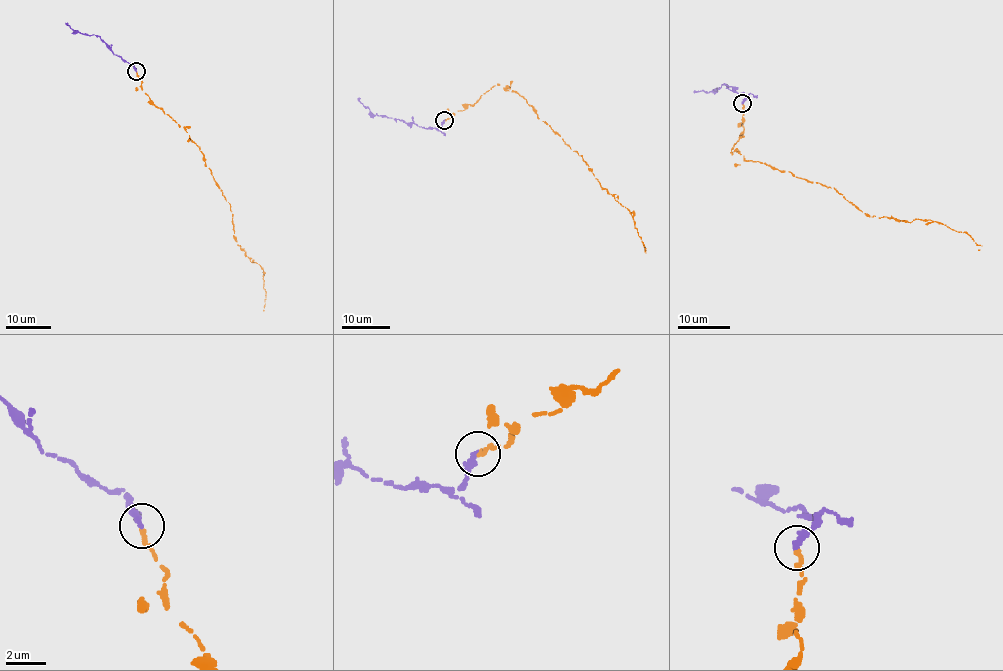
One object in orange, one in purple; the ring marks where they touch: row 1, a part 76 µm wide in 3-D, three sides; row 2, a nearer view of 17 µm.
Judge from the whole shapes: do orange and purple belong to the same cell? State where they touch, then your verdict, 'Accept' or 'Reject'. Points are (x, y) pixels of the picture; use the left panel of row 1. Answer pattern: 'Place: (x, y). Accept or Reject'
Place: (136, 71). Accept

